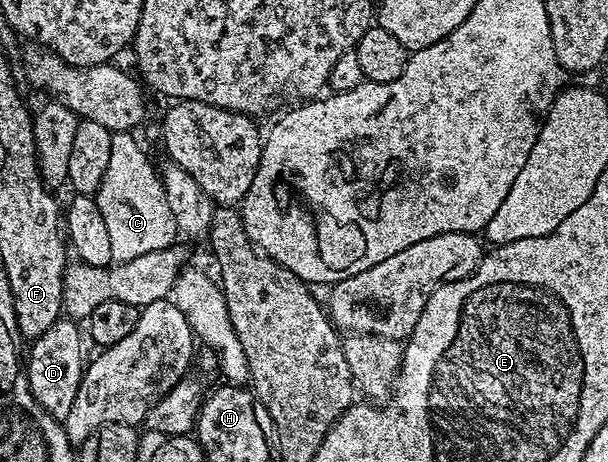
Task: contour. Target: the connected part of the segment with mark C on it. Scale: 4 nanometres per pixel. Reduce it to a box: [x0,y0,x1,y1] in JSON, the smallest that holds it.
[96,132,179,262]

